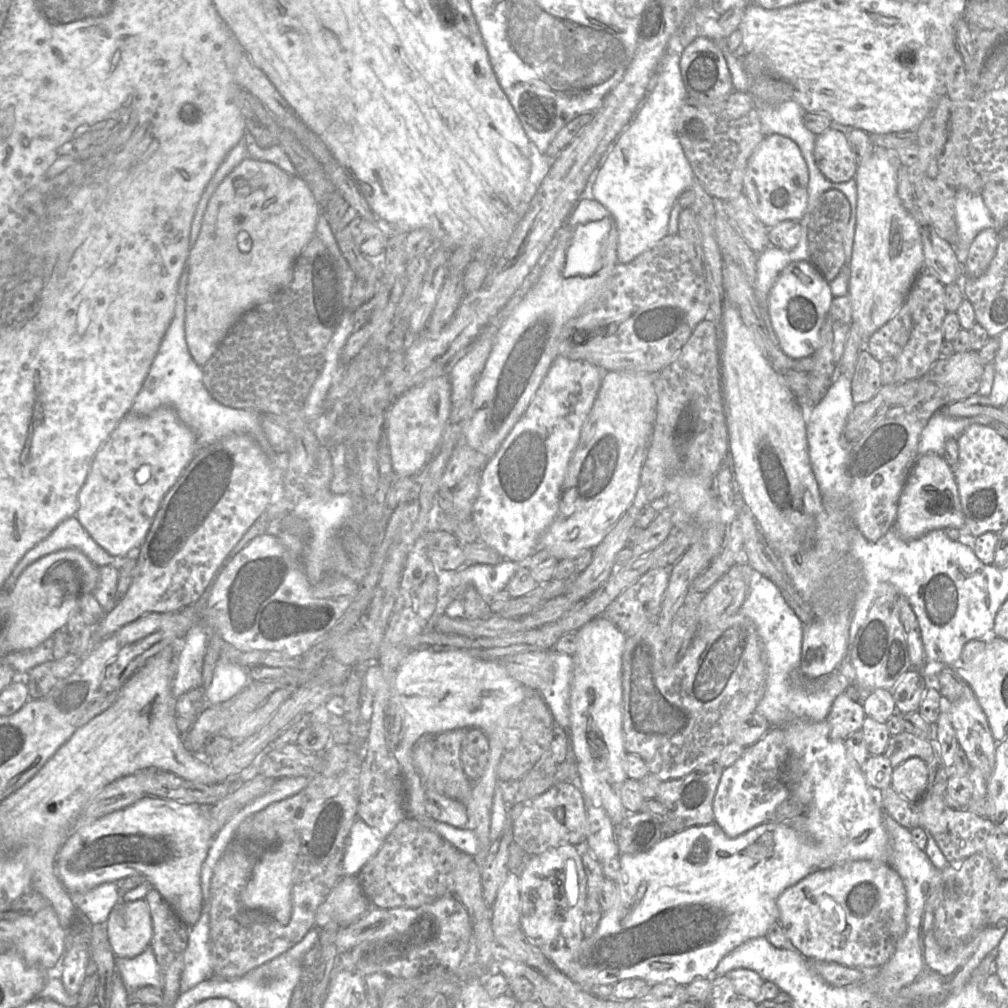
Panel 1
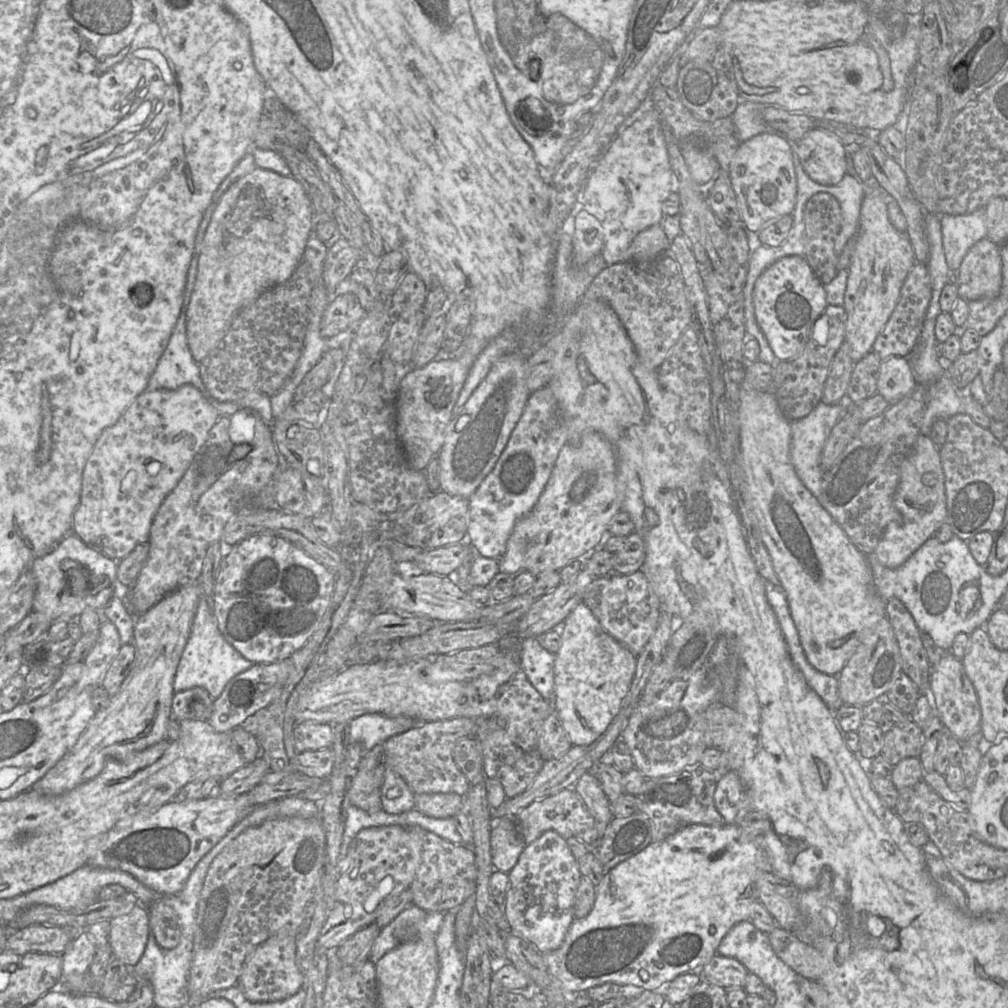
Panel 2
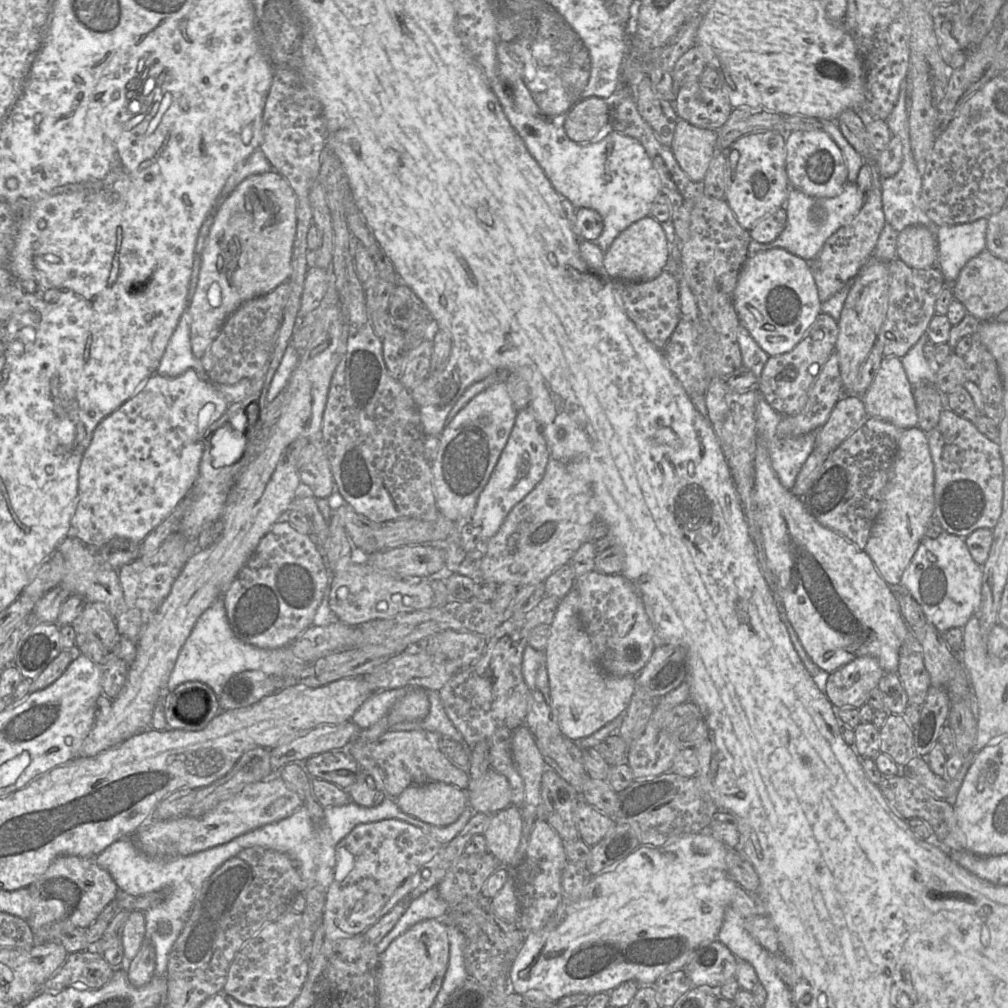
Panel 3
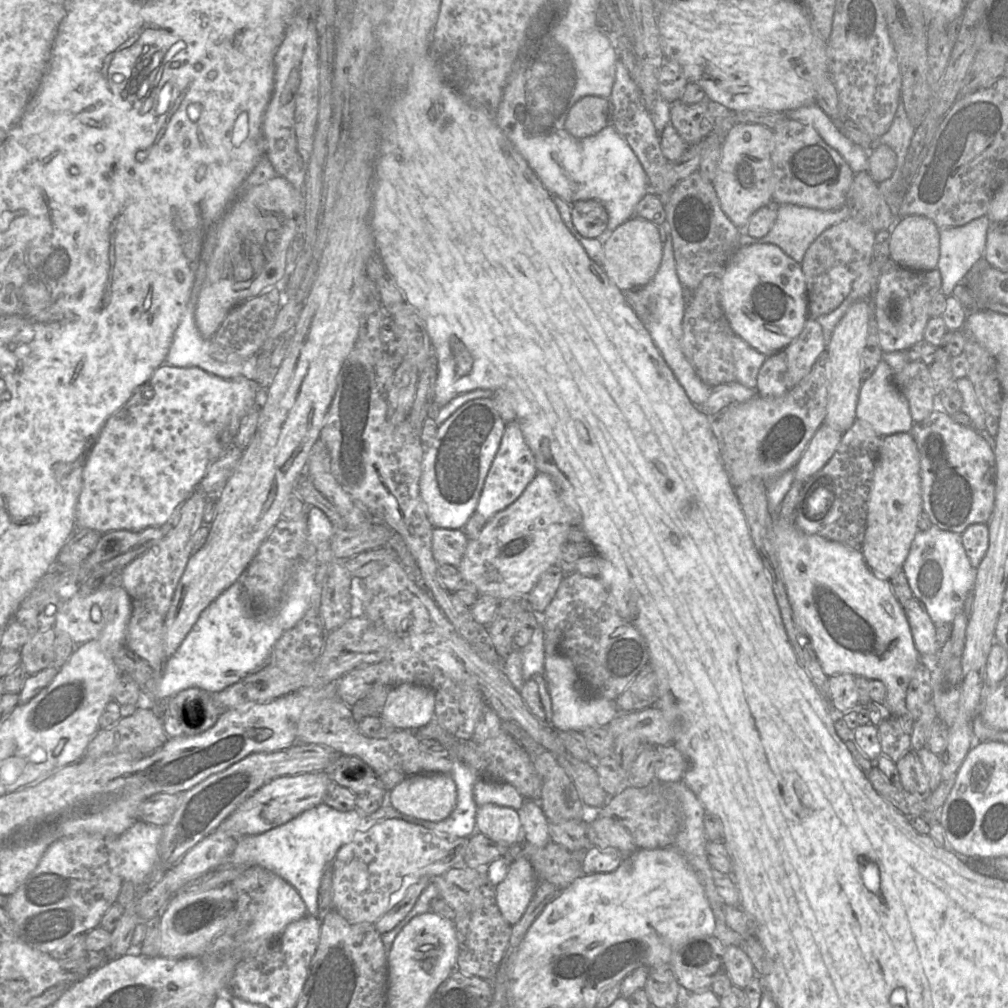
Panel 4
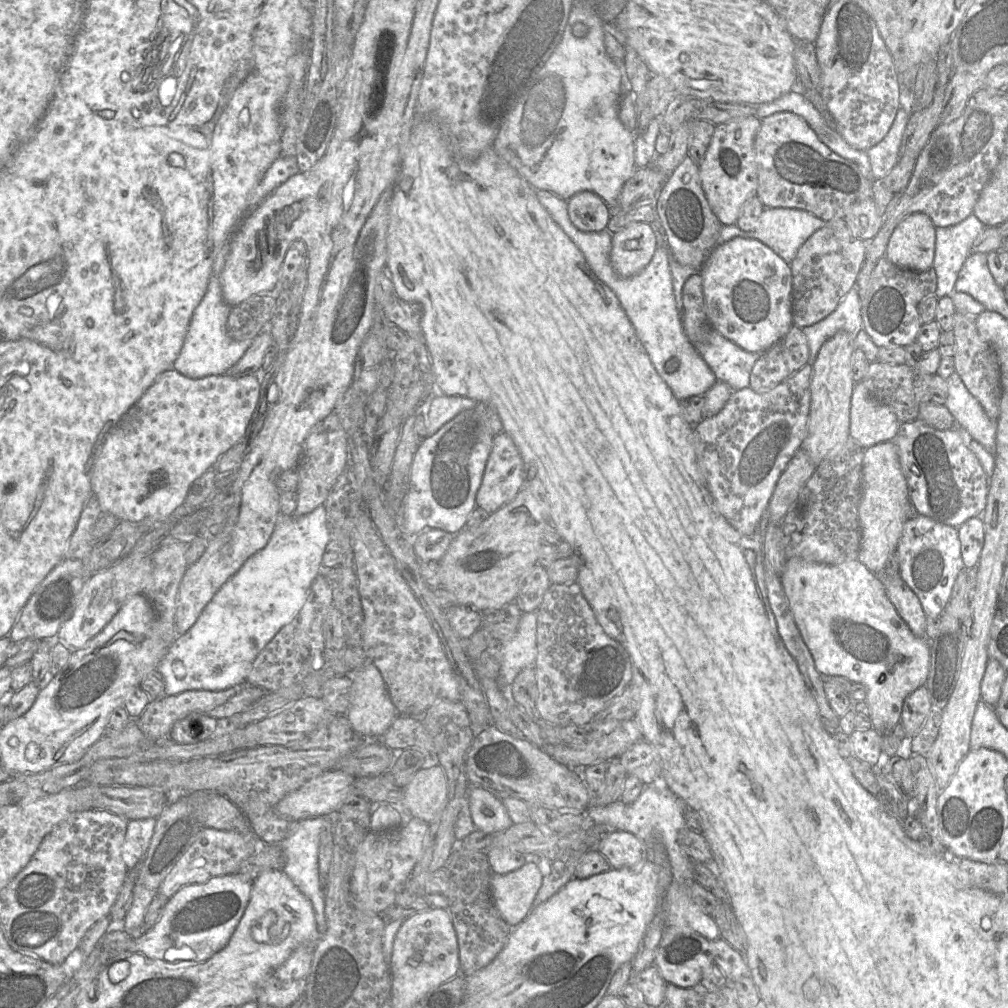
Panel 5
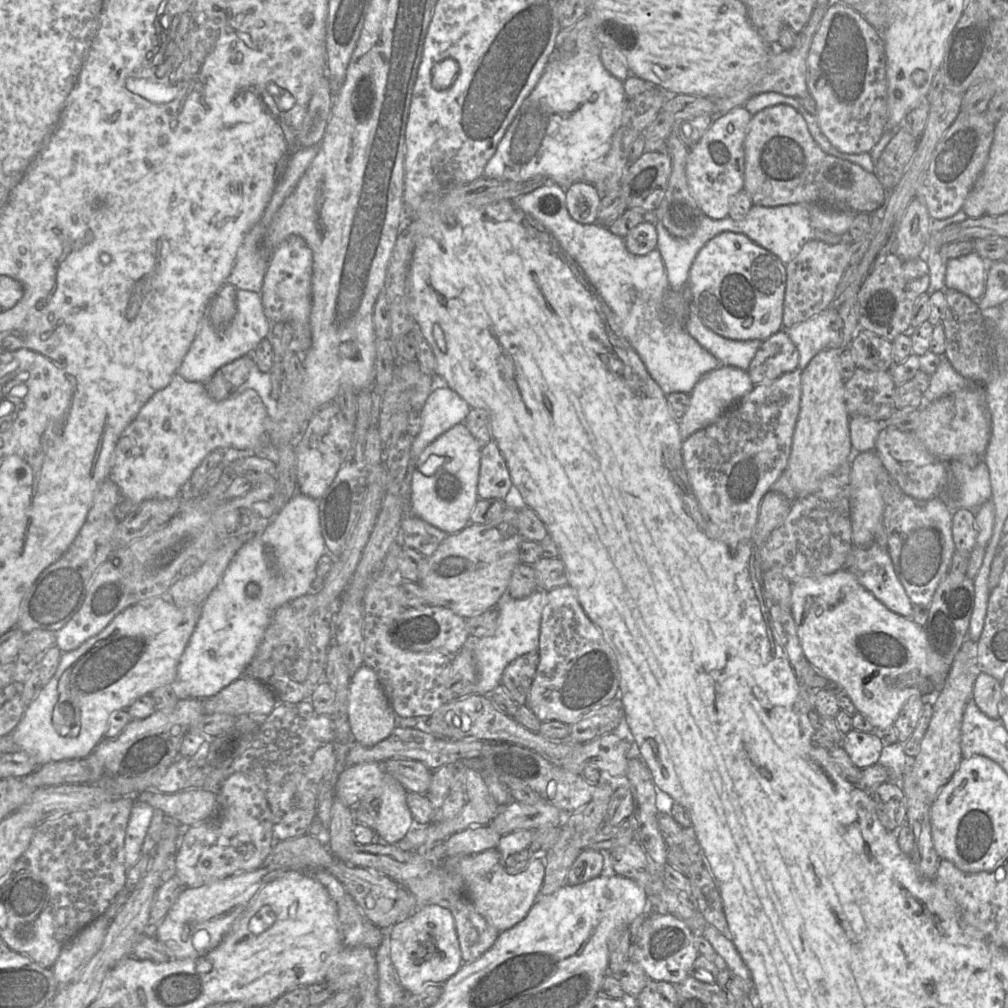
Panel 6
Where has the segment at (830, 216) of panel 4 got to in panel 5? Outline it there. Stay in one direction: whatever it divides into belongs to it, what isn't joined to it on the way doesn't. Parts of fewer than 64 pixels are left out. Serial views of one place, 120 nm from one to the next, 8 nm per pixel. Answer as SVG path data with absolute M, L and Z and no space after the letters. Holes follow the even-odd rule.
M765 208L759 217L757 227L753 231L745 232L735 225L722 225L718 244L725 243L734 237L754 239L762 242L780 256L786 263L791 264L798 249L817 230L823 227L833 229L846 228L844 218L835 218L824 221L813 214L799 209L792 208Z

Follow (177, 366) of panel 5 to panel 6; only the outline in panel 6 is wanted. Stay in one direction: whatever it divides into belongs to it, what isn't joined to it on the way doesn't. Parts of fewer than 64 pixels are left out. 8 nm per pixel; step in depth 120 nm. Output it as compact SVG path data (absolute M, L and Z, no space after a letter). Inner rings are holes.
M236 290L236 313L228 326L221 332L217 331L204 317L197 333L181 361L177 373L189 382L205 383L222 366L242 356L252 354L257 345L266 339L271 329L267 319L260 293L248 290Z

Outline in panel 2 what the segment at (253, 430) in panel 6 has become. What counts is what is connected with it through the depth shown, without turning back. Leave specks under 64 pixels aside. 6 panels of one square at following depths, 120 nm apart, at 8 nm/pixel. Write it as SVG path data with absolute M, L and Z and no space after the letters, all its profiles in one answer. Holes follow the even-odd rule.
M191 385L182 386L174 390L159 389L153 391L144 391L137 396L125 409L119 420L115 424L107 427L101 433L86 462L82 474L82 491L80 502L73 514L72 532L90 547L93 547L98 552L101 552L107 557L116 561L120 561L127 557L138 545L148 543L153 519L162 502L181 480L186 470L192 463L195 455L206 442L211 429L221 418L221 415L216 408L217 402L219 401L212 399L208 395L206 389L205 391L199 391Z

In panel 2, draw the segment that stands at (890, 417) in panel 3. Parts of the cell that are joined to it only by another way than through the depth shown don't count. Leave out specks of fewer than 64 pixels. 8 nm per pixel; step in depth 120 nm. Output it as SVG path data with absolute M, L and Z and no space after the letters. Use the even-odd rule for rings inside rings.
M894 356L880 363L877 393L890 404L910 394L916 381L905 357Z

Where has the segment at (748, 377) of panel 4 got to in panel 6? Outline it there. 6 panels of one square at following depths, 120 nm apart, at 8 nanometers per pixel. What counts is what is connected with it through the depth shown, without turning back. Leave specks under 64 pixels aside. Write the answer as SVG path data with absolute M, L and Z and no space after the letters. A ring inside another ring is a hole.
M690 303L690 312L684 324L684 329L704 349L706 349L715 358L717 358L721 363L721 365L733 366L745 371L748 370L753 357L755 356L757 350L759 349L762 343L762 341L760 340L745 340L745 341L732 340L714 333L711 329L709 329L702 323L701 319L697 316L696 313L691 311L691 303Z

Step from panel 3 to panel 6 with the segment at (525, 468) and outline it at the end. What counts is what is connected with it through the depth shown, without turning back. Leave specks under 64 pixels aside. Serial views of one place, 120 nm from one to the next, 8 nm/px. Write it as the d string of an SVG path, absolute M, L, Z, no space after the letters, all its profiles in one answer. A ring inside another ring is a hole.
M492 439L481 449L478 498L504 500L512 486L506 461Z

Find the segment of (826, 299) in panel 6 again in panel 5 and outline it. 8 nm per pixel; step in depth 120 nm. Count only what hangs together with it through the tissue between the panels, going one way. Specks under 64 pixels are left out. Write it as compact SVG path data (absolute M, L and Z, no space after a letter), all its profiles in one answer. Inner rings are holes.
M823 227L814 232L798 249L790 264L792 273L792 323L803 328L831 314L844 296L856 286L865 259L866 242L855 238L846 228Z

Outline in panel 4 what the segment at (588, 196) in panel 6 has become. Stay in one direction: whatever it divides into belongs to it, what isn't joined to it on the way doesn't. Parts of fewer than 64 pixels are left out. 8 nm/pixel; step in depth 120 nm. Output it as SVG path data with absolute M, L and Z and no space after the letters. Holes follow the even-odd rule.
M598 200L577 201L572 206L573 223L578 232L586 238L599 238L608 225L608 212Z

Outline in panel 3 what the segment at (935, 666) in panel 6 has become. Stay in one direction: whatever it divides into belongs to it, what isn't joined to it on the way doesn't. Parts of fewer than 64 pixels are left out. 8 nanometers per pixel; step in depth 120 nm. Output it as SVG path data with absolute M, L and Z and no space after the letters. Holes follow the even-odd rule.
M759 442L757 443L754 458L754 479L753 501L756 506L757 527L759 527L763 539L767 567L776 578L776 591L783 602L787 618L810 660L818 668L830 675L835 670L858 657L871 656L877 659L881 668L886 673L897 673L899 650L908 631L911 630L901 615L899 603L894 596L892 587L890 587L890 585L882 578L869 555L864 550L860 550L852 541L848 540L843 535L820 524L807 510L803 500L782 486L772 468L767 448Z

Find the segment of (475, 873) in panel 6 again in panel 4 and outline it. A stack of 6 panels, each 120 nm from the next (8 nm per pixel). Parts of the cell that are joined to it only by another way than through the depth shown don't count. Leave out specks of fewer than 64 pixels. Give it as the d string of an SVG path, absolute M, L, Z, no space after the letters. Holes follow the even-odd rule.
M520 857L511 862L506 877L495 887L497 905L511 926L523 916L539 882L530 861Z

